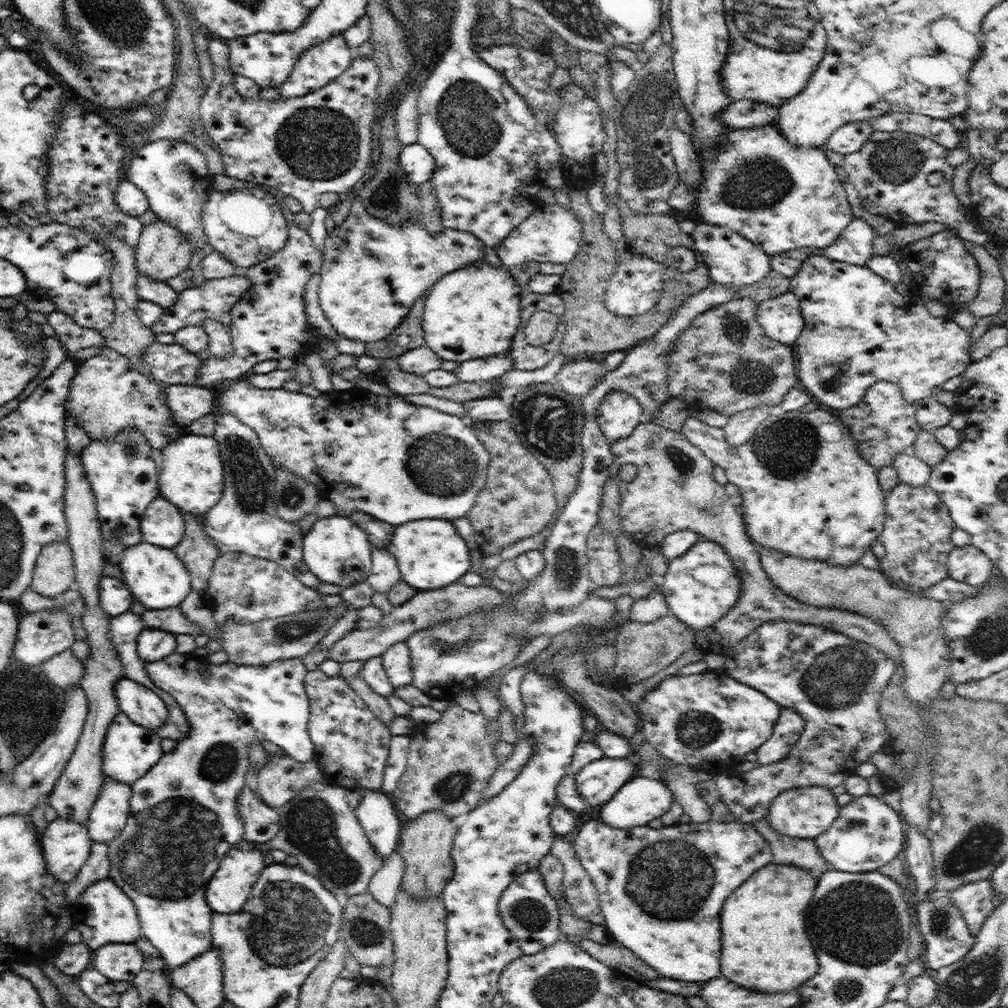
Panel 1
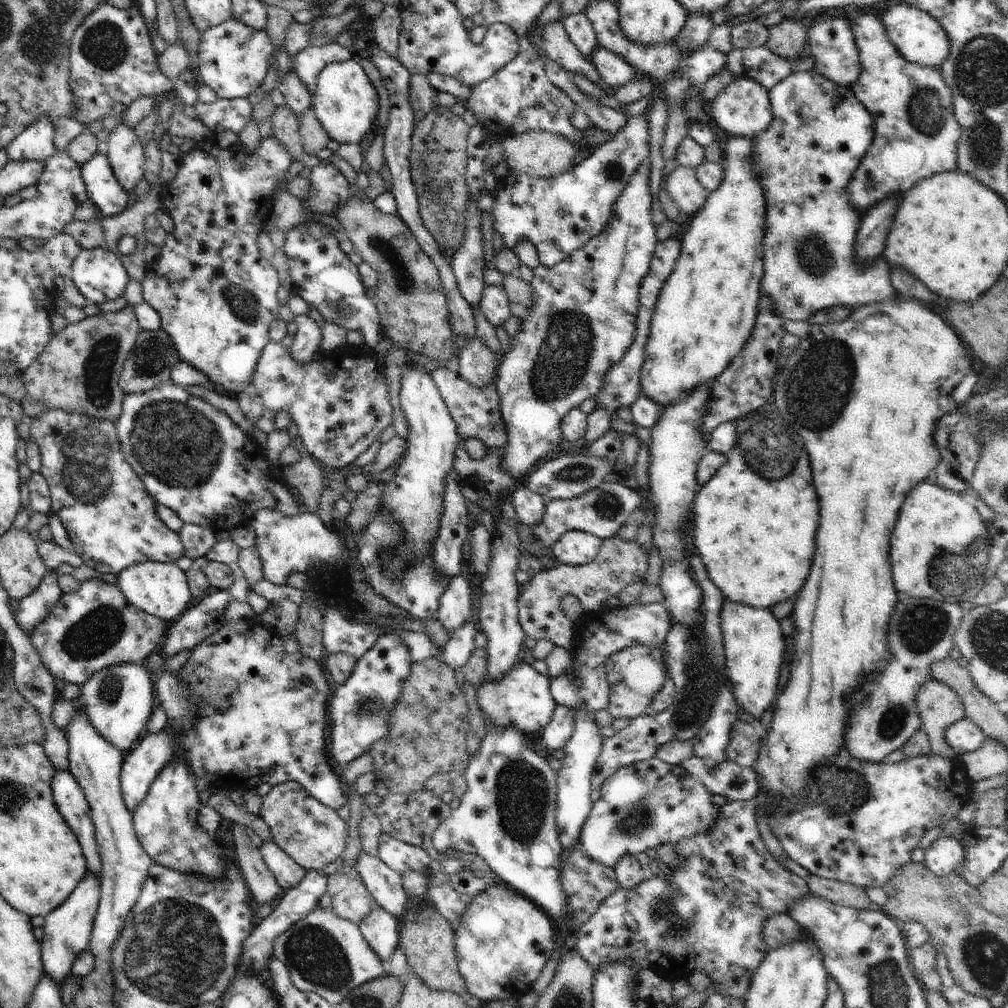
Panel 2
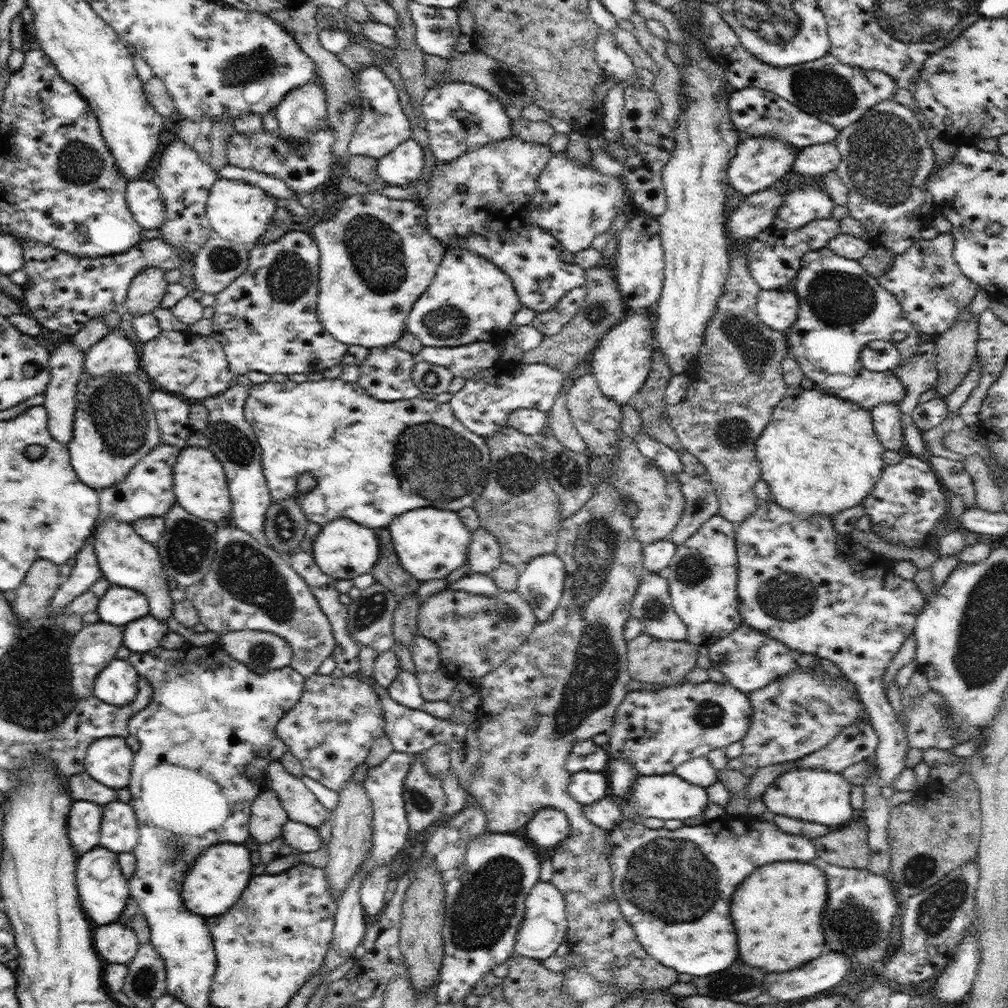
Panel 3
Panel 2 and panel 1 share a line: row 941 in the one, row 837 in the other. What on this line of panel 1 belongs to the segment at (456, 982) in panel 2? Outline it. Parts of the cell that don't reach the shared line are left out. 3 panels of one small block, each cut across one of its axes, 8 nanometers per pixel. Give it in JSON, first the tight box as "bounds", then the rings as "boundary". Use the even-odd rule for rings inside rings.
{"bounds":[397,810,457,900],"boundary":[[[440,810],[425,812],[401,831],[397,847],[397,852],[405,862],[401,888],[406,890],[414,900],[438,898],[448,881],[452,880],[455,864],[451,849],[456,833],[457,827],[453,823],[453,817],[446,816]]]}

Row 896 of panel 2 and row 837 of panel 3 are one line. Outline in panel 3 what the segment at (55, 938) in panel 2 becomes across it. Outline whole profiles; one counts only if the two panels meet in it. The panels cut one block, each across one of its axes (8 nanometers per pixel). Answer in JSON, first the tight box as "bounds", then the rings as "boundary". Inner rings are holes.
{"bounds":[67,800,102,859],"boundary":[[[87,800],[72,803],[67,818],[67,835],[78,859],[99,846],[102,815],[100,804]]]}

